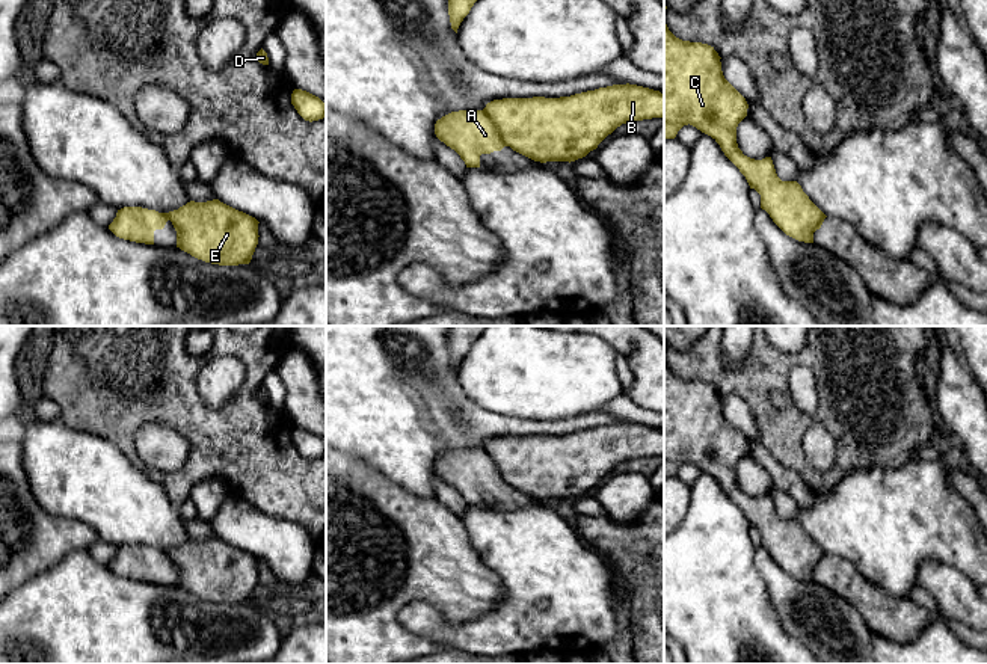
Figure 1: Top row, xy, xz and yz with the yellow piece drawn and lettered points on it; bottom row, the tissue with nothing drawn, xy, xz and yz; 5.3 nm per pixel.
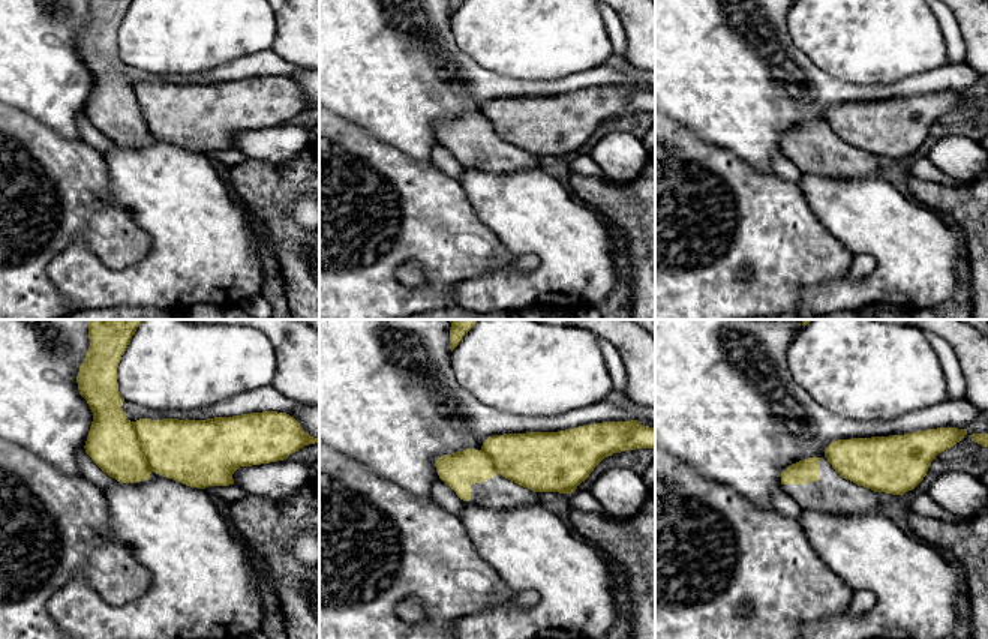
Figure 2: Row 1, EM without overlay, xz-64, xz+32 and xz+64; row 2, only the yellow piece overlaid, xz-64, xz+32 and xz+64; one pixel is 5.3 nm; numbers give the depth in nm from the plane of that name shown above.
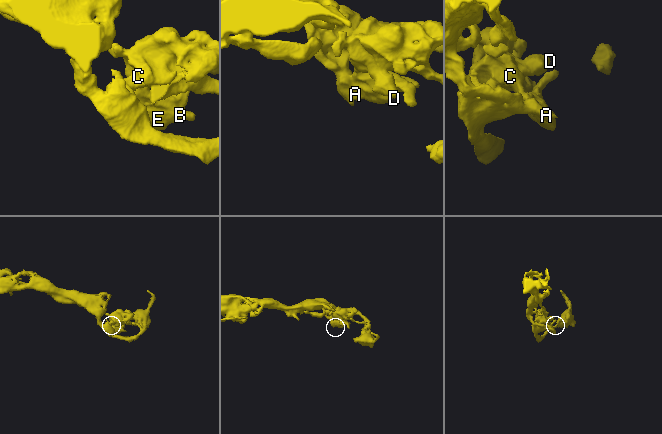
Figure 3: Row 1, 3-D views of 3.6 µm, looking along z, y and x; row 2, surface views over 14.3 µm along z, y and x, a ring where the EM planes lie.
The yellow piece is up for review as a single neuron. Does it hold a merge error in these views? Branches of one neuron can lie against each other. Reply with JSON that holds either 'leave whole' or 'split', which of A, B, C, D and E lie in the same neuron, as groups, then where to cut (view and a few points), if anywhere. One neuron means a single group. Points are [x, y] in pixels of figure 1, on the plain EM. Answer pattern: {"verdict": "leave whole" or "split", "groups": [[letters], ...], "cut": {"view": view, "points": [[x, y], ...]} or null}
{"verdict": "leave whole", "groups": [["A", "B", "C", "D", "E"]], "cut": null}

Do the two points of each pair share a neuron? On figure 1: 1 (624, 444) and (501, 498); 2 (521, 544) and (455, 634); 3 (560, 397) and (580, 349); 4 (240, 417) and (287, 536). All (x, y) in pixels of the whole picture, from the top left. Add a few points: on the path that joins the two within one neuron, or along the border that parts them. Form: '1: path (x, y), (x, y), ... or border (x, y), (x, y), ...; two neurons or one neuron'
1: path (593, 453), (568, 467), (531, 468); one neuron
2: path (521, 574), (521, 598), (485, 634); one neuron
3: path (560, 385), (560, 381), (580, 361); one neuron
4: border (249, 504), (269, 516), (296, 521), (310, 534); two neurons

